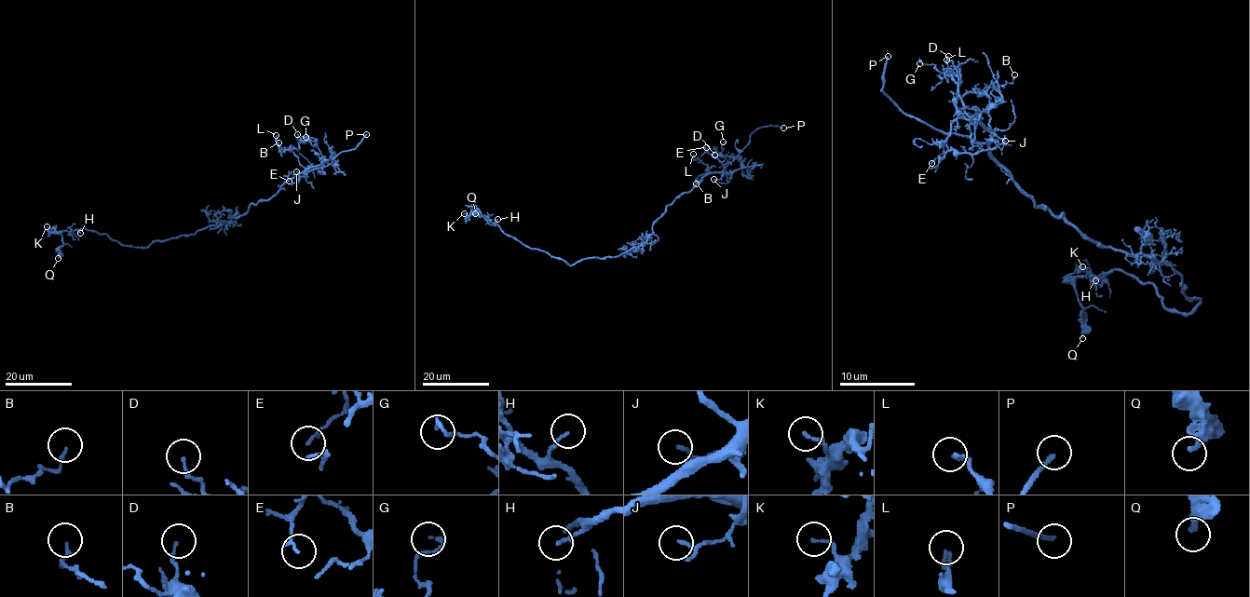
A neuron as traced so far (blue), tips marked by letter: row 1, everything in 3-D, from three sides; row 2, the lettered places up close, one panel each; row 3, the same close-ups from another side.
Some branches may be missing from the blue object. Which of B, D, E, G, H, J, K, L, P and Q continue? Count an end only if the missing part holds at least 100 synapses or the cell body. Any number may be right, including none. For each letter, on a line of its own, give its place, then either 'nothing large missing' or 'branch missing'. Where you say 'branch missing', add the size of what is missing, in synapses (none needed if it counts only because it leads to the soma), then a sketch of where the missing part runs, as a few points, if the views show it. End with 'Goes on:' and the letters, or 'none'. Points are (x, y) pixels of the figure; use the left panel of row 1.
B: place (278, 142); nothing large missing
D: place (297, 134); nothing large missing
E: place (289, 181); nothing large missing
G: place (305, 137); nothing large missing
H: place (80, 233); nothing large missing
J: place (296, 171); nothing large missing
K: place (47, 226); nothing large missing
L: place (276, 135); nothing large missing
P: place (366, 134); branch missing; course (366, 134), (377, 125), (385, 124)
Q: place (58, 258); nothing large missing
Goes on: P

